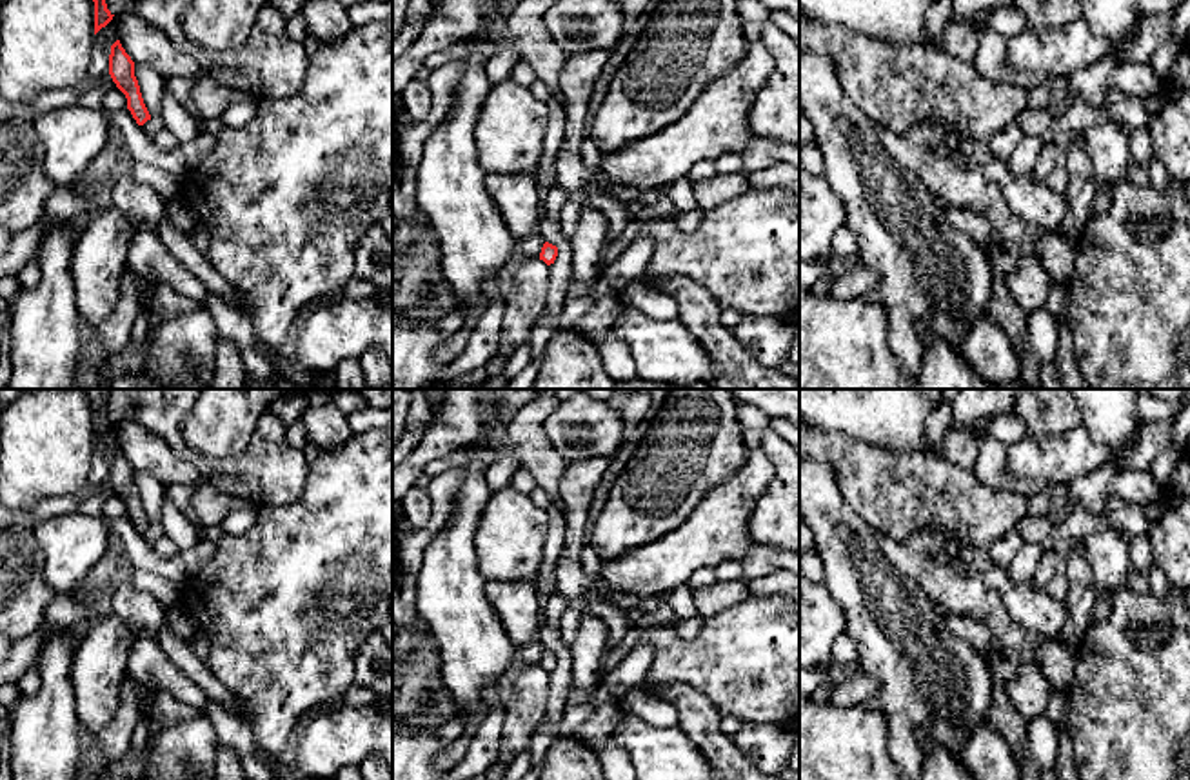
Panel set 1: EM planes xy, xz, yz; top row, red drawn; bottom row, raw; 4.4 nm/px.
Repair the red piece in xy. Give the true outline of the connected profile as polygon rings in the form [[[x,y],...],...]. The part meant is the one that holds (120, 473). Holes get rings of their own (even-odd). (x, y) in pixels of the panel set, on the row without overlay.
[[[120,447],[111,453],[109,482],[116,495],[125,502],[127,516],[131,518],[136,531],[144,533],[147,527],[151,527],[151,522],[140,500],[138,487],[134,484],[134,469],[125,460]]]

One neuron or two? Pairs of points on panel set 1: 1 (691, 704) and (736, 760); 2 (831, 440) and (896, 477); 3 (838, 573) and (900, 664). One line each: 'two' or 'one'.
1: one
2: one
3: one

